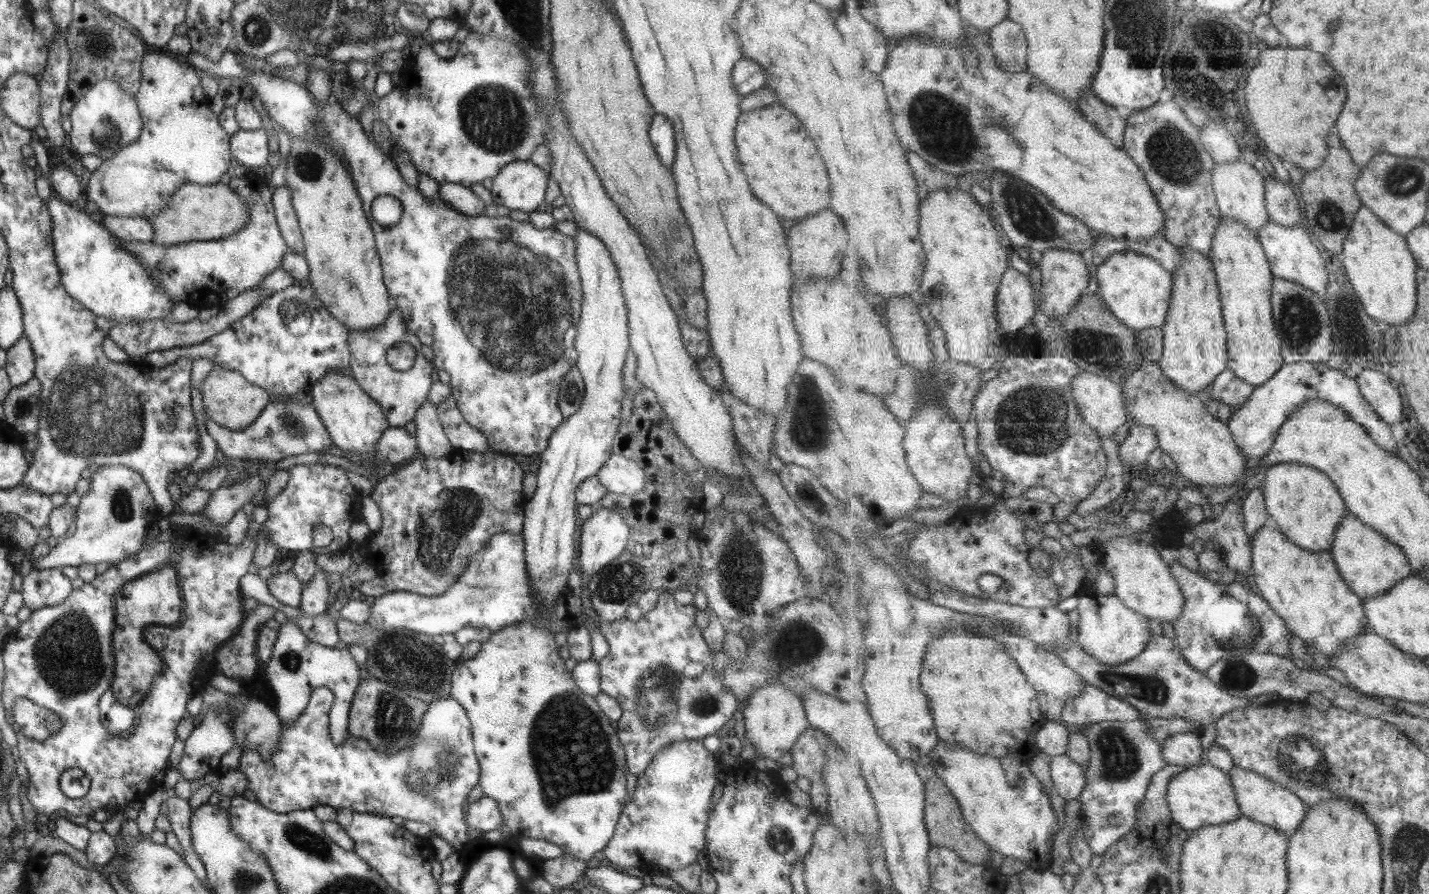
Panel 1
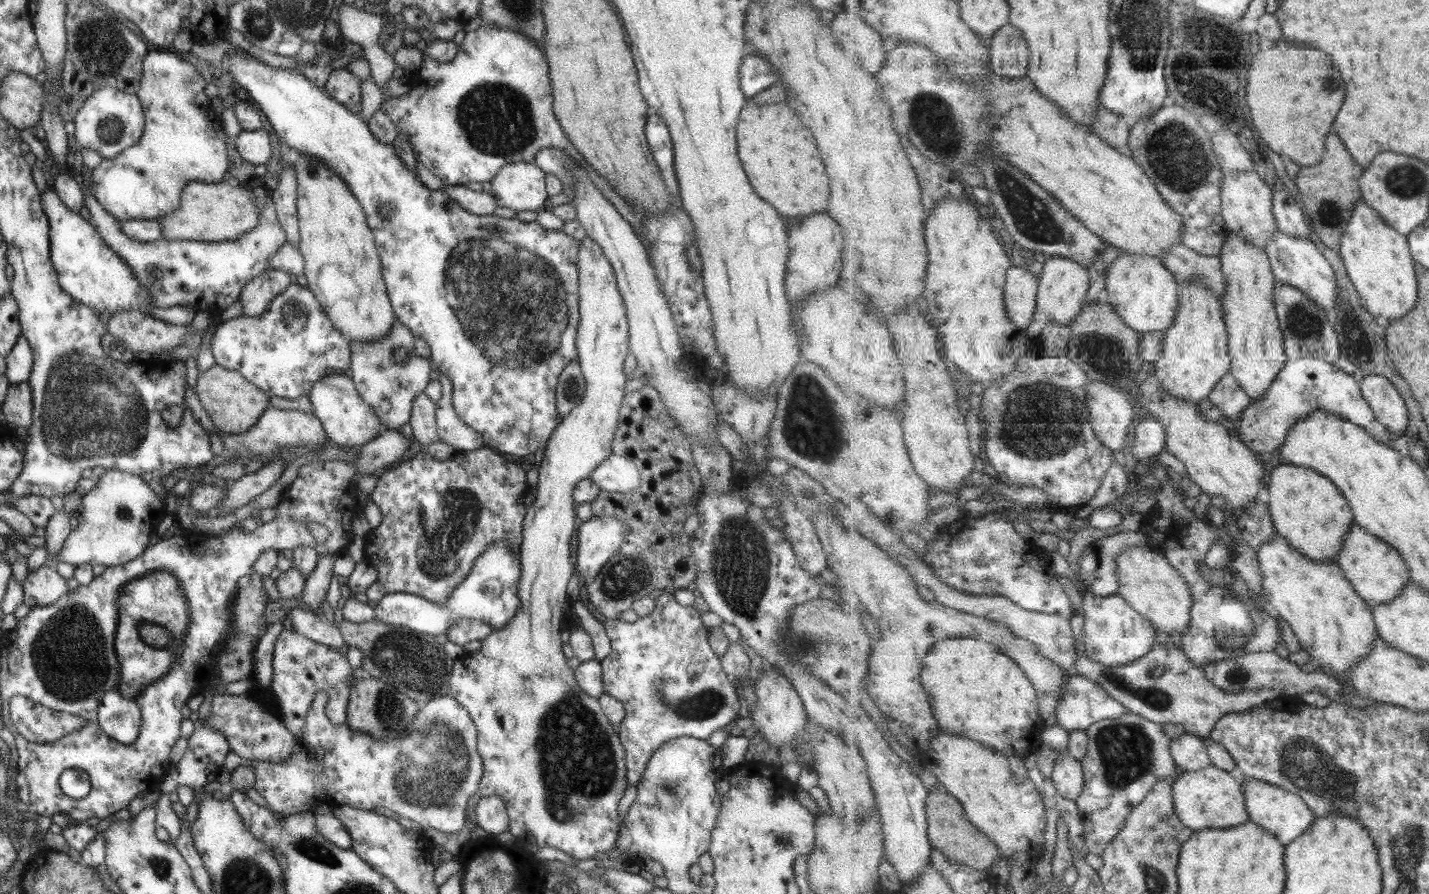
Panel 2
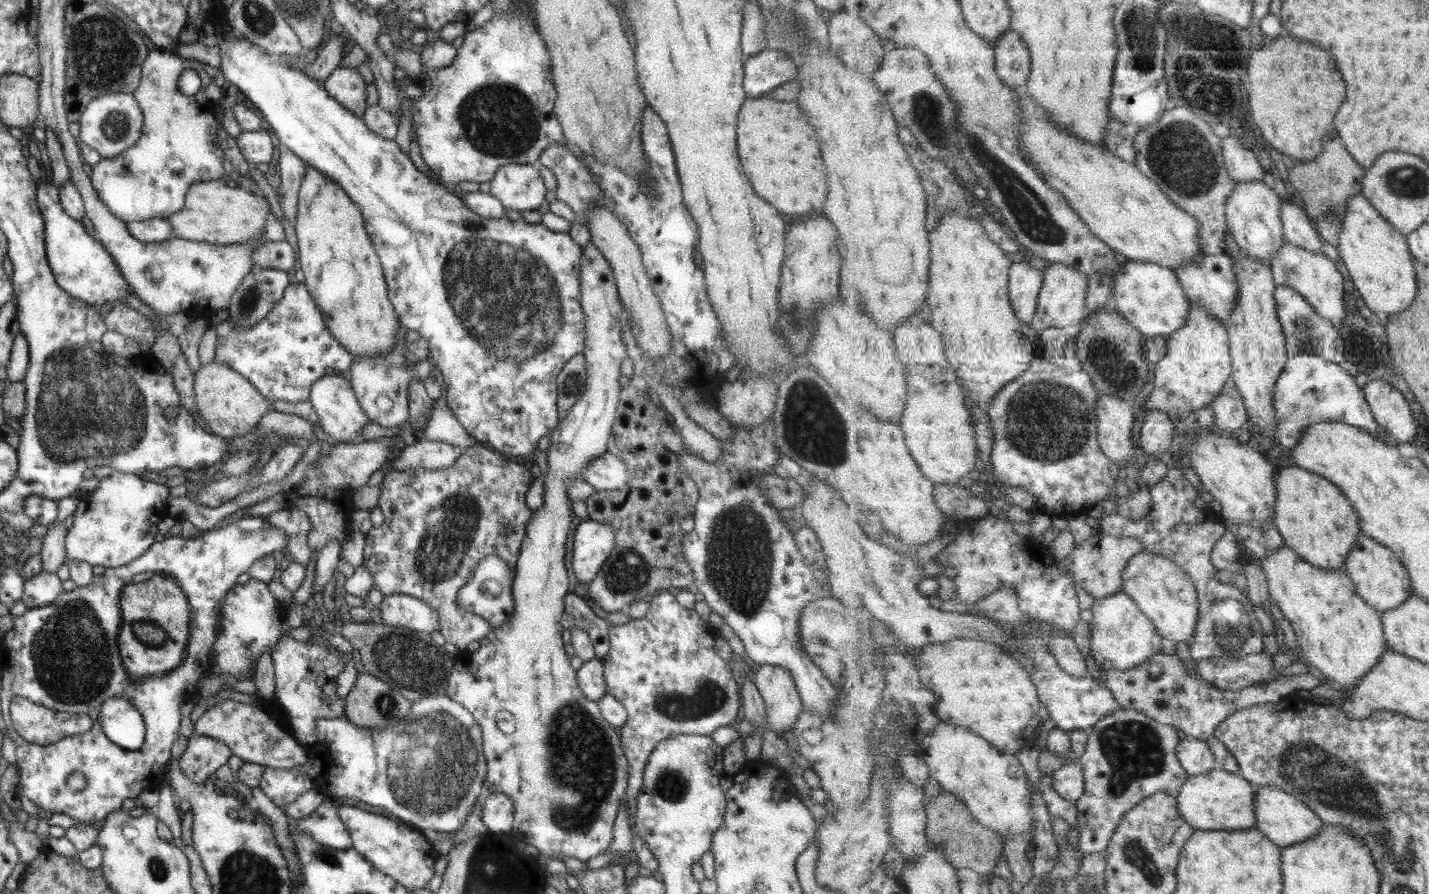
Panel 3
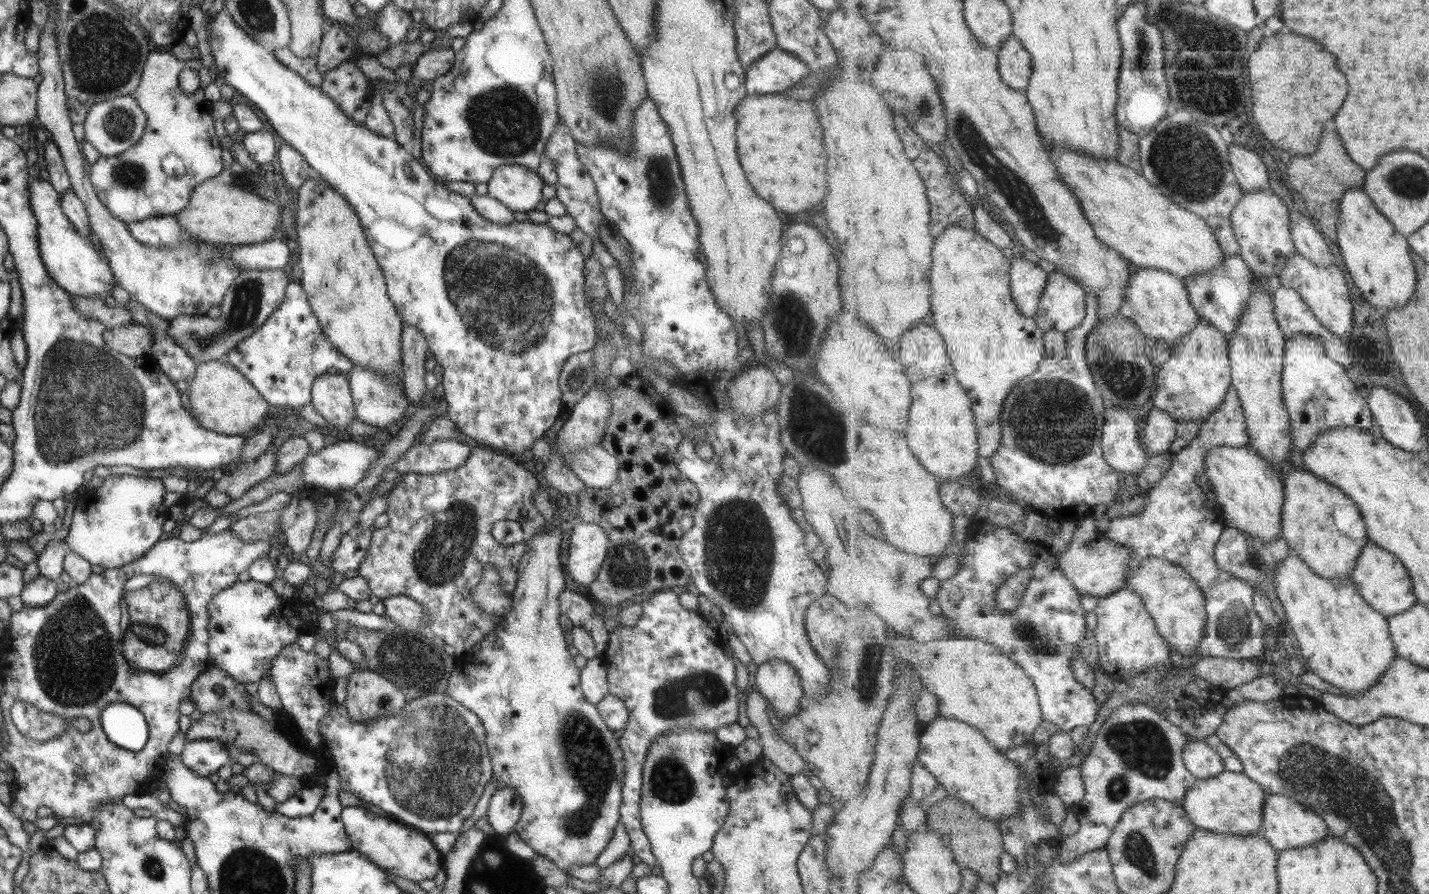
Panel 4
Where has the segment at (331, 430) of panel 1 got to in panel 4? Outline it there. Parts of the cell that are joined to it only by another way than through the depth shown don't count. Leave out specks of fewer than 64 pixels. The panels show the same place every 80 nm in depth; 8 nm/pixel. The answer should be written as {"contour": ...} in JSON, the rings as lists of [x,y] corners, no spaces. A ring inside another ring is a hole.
{"contour":[[[319,375],[310,389],[310,404],[340,439],[348,438],[345,427],[356,416],[348,382],[342,375]]]}

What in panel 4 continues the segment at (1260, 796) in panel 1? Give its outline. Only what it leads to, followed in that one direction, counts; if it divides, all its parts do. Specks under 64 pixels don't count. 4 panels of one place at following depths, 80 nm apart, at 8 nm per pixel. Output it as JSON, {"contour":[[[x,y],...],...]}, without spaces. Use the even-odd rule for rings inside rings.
{"contour":[[[1268,794],[1265,799],[1265,820],[1261,836],[1267,838],[1277,852],[1281,852],[1305,846],[1317,846],[1325,842],[1331,834],[1325,820],[1308,807],[1295,802],[1289,795]]]}

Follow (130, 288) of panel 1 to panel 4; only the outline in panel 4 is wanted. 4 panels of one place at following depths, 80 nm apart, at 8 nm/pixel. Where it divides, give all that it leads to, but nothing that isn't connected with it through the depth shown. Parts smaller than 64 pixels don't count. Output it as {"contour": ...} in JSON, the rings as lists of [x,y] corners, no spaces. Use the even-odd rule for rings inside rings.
{"contour":[[[34,173],[28,182],[29,202],[32,213],[37,219],[37,240],[40,257],[49,278],[72,296],[99,296],[104,298],[115,286],[114,276],[107,259],[95,250],[87,237],[77,234],[75,227],[63,214],[60,196],[49,184]]]}

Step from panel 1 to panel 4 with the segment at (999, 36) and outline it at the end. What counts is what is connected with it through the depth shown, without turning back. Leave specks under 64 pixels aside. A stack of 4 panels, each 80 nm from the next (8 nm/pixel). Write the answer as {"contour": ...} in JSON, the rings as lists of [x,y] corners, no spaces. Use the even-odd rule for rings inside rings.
{"contour":[[[1014,34],[996,52],[1000,59],[1000,73],[1010,87],[1025,92],[1033,76],[1032,54]]]}

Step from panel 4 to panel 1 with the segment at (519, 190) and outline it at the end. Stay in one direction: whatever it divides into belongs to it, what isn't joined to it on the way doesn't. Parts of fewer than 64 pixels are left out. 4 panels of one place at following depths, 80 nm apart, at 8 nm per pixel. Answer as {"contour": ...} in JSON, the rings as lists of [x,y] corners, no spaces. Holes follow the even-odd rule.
{"contour":[[[531,161],[508,162],[492,178],[492,202],[510,211],[538,212],[544,202],[548,173]]]}

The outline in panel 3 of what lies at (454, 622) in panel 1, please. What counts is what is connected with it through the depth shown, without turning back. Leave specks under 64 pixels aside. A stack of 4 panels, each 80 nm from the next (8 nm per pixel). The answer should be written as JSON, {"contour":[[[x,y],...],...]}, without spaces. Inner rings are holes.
{"contour":[[[495,555],[484,556],[477,564],[472,572],[470,581],[467,581],[460,590],[456,592],[456,602],[459,609],[465,609],[467,613],[471,613],[477,617],[481,617],[487,621],[492,627],[500,627],[507,618],[513,613],[512,599],[512,582],[514,574],[508,567],[508,564],[501,557]],[[406,594],[383,595],[379,608],[380,622],[387,626],[430,633],[438,630],[440,618],[422,600]]]}

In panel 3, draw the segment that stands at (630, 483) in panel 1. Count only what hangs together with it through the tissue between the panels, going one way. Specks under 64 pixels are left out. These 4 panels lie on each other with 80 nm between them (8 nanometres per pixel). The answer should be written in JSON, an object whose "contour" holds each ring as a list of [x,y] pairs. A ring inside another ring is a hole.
{"contour":[[[604,452],[591,461],[579,477],[595,491],[615,491],[625,485],[630,476],[619,458]]]}

